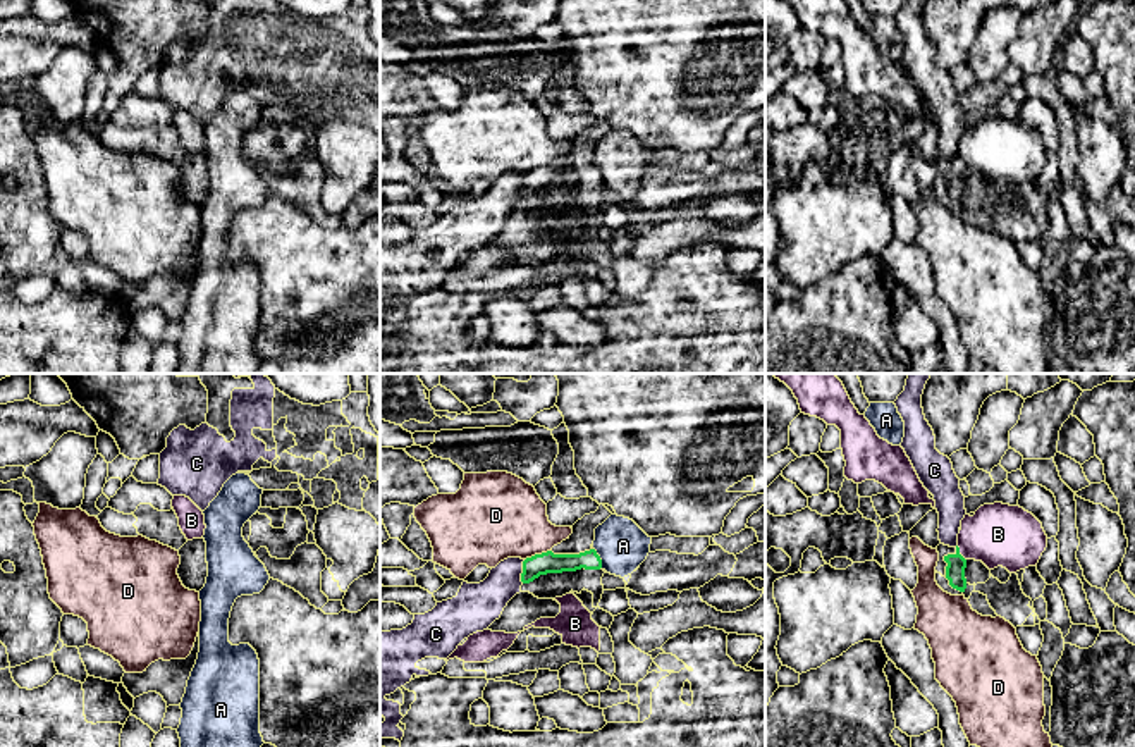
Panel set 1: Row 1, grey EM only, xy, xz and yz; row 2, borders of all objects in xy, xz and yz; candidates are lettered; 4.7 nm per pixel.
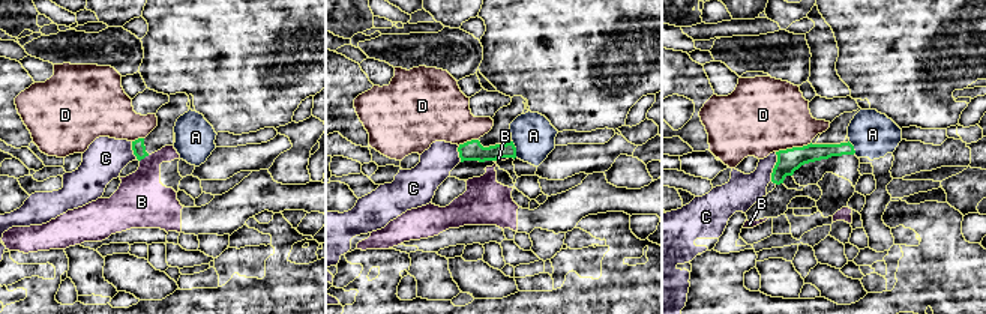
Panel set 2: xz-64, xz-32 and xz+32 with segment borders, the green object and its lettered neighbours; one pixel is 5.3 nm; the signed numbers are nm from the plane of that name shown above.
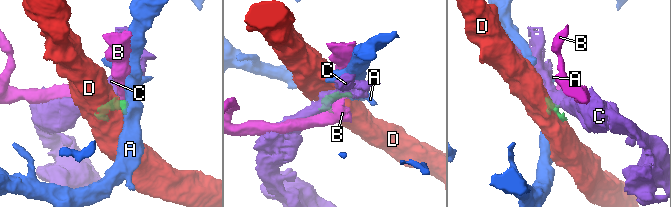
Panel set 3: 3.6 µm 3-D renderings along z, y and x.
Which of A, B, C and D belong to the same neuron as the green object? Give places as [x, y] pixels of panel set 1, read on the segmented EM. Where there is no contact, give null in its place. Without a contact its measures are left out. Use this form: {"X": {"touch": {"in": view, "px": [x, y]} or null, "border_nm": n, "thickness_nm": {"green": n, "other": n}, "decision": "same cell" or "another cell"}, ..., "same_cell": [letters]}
{"A": {"touch": {"in": "xz", "px": [599, 558]}, "border_nm": 100, "thickness_nm": {"green": 100, "other": 240}, "decision": "another cell"}, "B": {"touch": {"in": "yz", "px": [958, 553]}, "border_nm": 80, "thickness_nm": {"green": 100, "other": 300}, "decision": "another cell"}, "C": {"touch": {"in": "xz", "px": [523, 572]}, "border_nm": 110, "thickness_nm": {"green": 100, "other": 190}, "decision": "another cell"}, "D": {"touch": {"in": "xz", "px": [537, 555]}, "border_nm": 140, "thickness_nm": {"green": 100, "other": 400}, "decision": "another cell"}, "same_cell": []}

